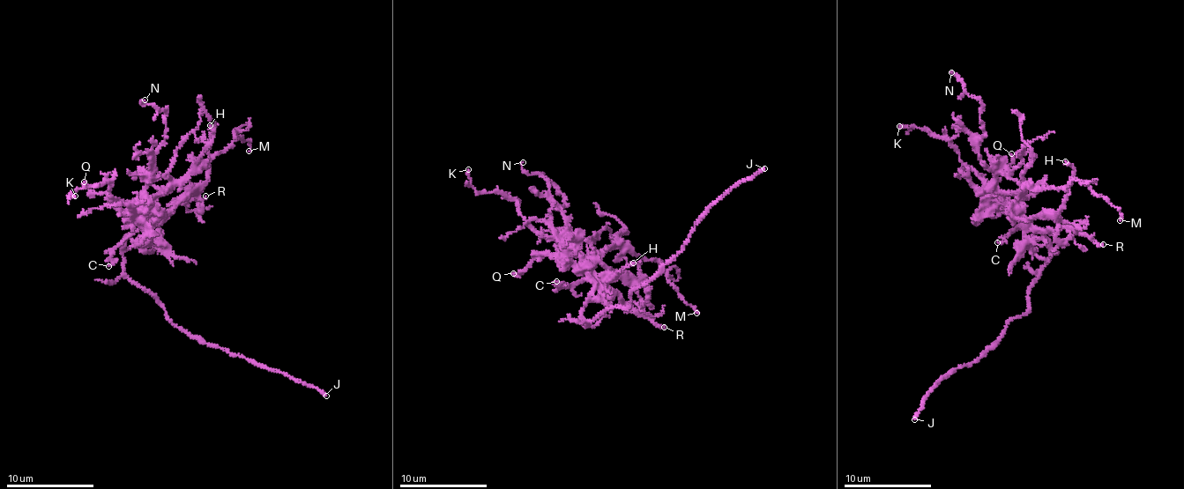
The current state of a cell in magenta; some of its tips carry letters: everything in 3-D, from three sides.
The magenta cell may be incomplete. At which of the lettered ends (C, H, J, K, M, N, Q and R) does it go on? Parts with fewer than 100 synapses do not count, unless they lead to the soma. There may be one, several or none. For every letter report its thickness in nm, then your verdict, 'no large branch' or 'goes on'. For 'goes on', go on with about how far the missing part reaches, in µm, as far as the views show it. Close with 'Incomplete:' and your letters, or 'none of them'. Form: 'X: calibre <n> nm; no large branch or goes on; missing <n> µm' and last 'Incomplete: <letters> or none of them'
C: calibre 120 nm; no large branch
H: calibre 240 nm; no large branch
J: calibre 200 nm; goes on; missing 60 µm
K: calibre 140 nm; no large branch
M: calibre 130 nm; no large branch
N: calibre 130 nm; no large branch
Q: calibre 240 nm; no large branch
R: calibre 200 nm; no large branch
Incomplete: J

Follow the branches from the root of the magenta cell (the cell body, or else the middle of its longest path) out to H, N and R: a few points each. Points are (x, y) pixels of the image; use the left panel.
H: (122, 252), (124, 240), (148, 238), (148, 227), (160, 213), (187, 199), (204, 181), (210, 125)
N: (122, 252), (130, 238), (148, 238), (152, 203), (145, 198), (145, 185), (165, 139), (166, 112), (145, 100)
R: (122, 252), (124, 240), (148, 238), (151, 225), (166, 221), (175, 203), (205, 196)

